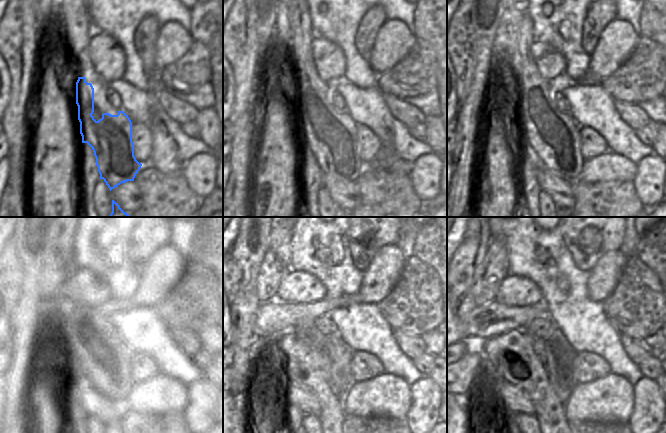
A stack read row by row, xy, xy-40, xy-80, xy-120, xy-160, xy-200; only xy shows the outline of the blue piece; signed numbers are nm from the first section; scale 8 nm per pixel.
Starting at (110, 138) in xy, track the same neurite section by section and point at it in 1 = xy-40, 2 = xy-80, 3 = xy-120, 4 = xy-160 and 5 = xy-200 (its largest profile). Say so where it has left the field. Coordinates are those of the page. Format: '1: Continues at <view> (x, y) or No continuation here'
1: Continues at xy-40 (335, 146)
2: Continues at xy-80 (558, 146)
3: Continues at xy-120 (110, 370)
4: Continues at xy-160 (306, 368)
5: Continues at xy-200 (510, 356)

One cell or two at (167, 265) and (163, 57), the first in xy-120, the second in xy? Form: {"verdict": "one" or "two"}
{"verdict": "one"}

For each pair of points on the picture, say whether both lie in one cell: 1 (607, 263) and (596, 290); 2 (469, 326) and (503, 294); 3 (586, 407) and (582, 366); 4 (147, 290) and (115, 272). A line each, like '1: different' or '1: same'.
1: same
2: different
3: different
4: different

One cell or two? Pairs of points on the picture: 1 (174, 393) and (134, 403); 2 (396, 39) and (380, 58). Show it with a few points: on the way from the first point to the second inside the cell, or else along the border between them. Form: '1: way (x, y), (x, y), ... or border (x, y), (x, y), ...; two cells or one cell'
1: way (164, 395), (144, 397); one cell
2: way (392, 44), (385, 53); one cell

